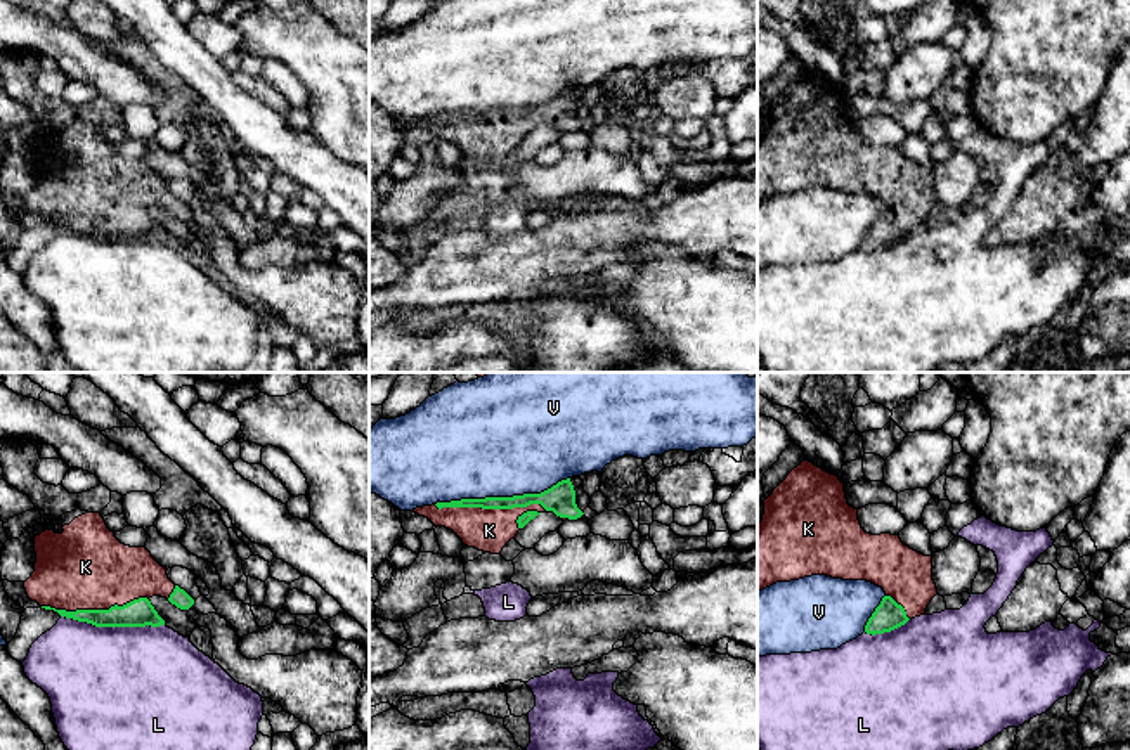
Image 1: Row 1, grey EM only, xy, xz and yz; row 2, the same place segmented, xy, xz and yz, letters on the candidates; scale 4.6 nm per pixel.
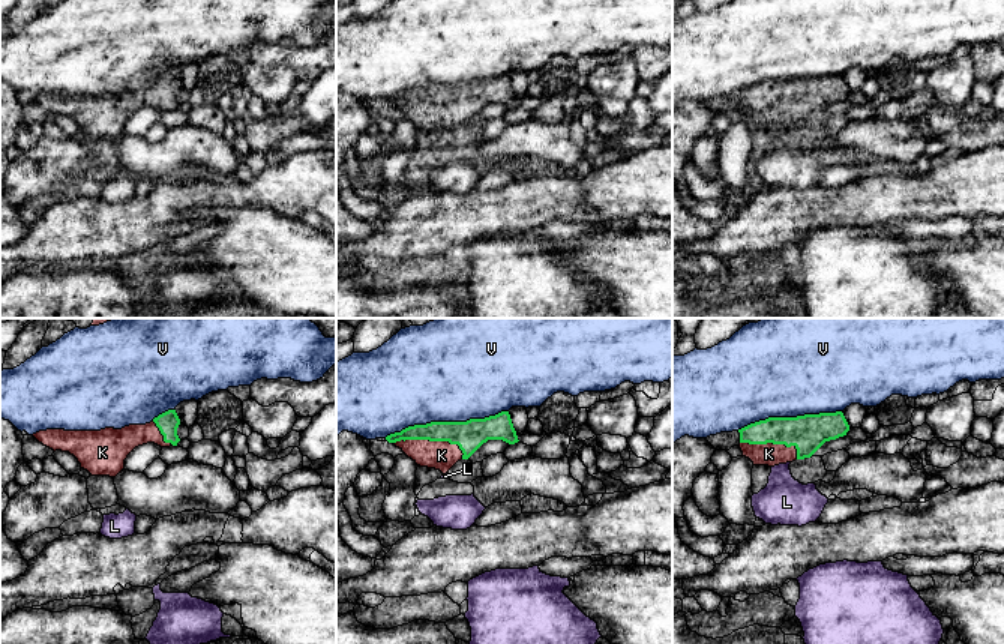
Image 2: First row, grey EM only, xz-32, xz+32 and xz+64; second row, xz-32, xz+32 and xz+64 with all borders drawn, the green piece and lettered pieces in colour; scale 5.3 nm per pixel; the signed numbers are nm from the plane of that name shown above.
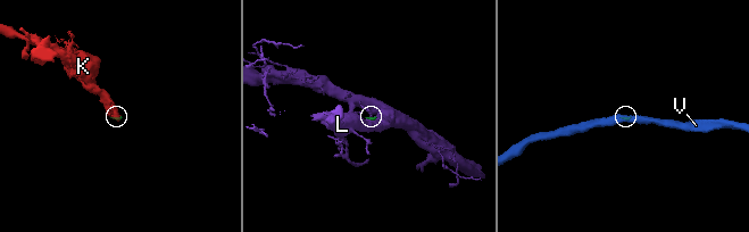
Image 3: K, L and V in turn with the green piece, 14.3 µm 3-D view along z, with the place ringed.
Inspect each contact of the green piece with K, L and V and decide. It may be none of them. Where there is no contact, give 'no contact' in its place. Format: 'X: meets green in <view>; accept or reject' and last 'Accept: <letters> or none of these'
K: meets green in xz; accept
L: meets green in xy; reject
V: meets green in xz; reject
Accept: K

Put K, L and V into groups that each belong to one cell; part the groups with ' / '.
K / L / V

